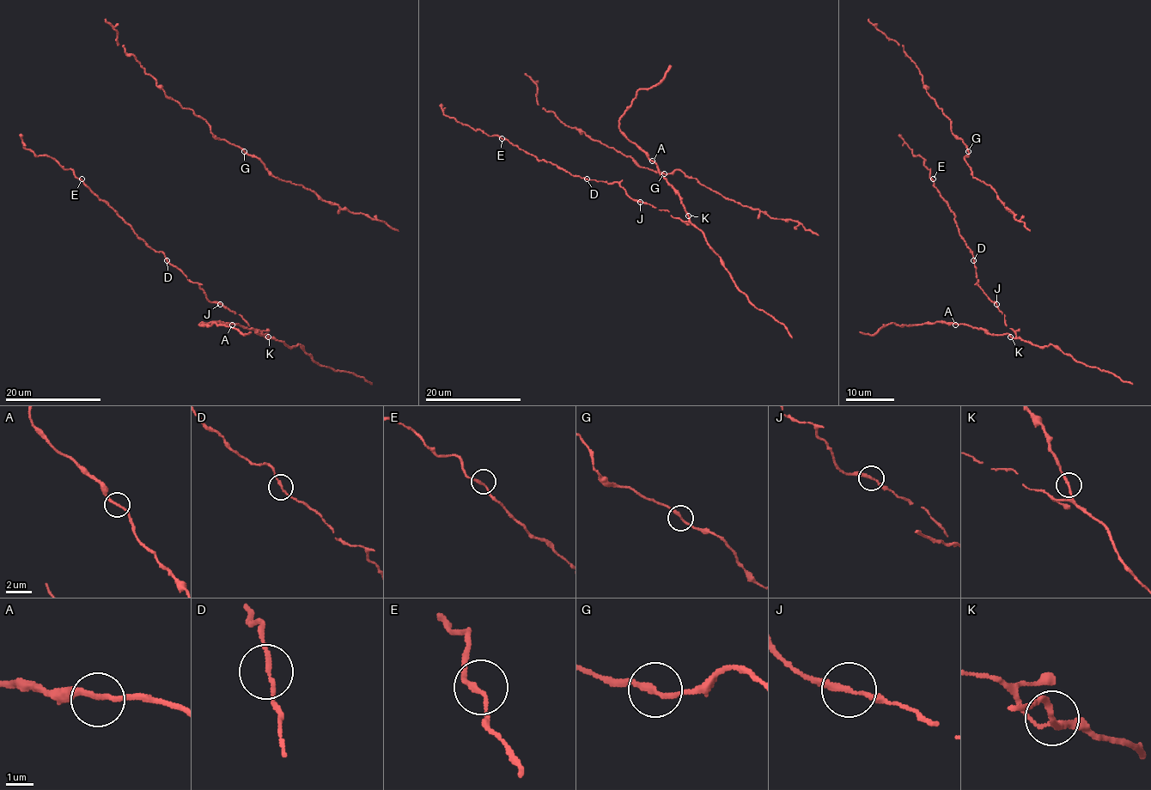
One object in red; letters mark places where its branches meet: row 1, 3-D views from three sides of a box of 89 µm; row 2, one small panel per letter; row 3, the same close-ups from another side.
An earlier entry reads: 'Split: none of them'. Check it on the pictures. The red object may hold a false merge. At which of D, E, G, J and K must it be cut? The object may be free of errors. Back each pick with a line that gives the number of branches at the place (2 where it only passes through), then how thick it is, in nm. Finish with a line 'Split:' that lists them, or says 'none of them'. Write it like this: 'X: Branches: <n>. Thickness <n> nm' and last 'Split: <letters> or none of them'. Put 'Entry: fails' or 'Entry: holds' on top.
Entry: holds
Split: none of them

